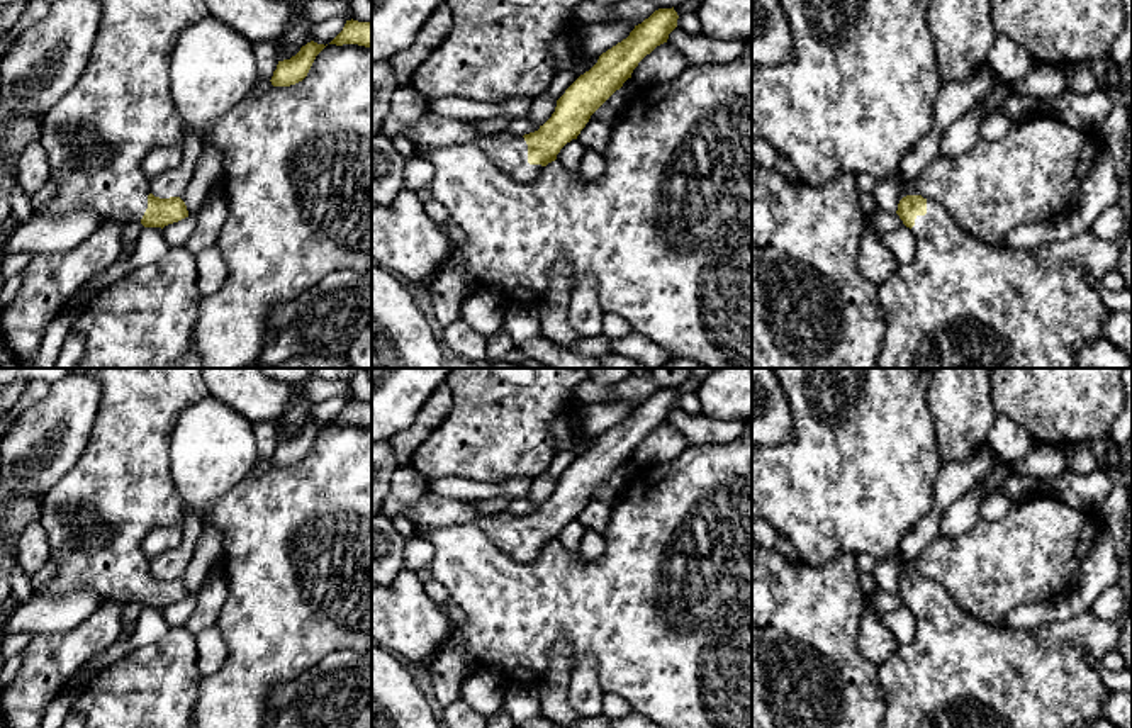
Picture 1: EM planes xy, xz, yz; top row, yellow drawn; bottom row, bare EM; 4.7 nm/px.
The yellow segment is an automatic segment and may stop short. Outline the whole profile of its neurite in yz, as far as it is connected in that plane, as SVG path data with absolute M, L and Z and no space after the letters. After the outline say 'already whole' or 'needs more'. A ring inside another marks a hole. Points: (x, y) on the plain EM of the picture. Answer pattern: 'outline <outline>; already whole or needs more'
outline M771 368L786 390L793 411L793 438L782 445L752 446L752 518L765 519L777 535L784 535L794 546L798 560L810 567L821 567L843 553L869 553L877 562L891 557L901 560L901 580L896 594L916 618L915 641L899 645L898 650L877 667L879 687L884 692L883 728L1083 728L1103 716L1103 708L1110 691L1105 687L1096 664L1103 655L1118 648L1122 626L1117 621L1100 619L1091 611L1076 614L1069 619L1049 623L1035 630L989 626L967 614L947 591L933 580L923 579L915 563L908 560L899 548L903 536L925 518L935 502L935 479L944 465L937 440L935 426L927 402L927 389L933 368Z; needs more

